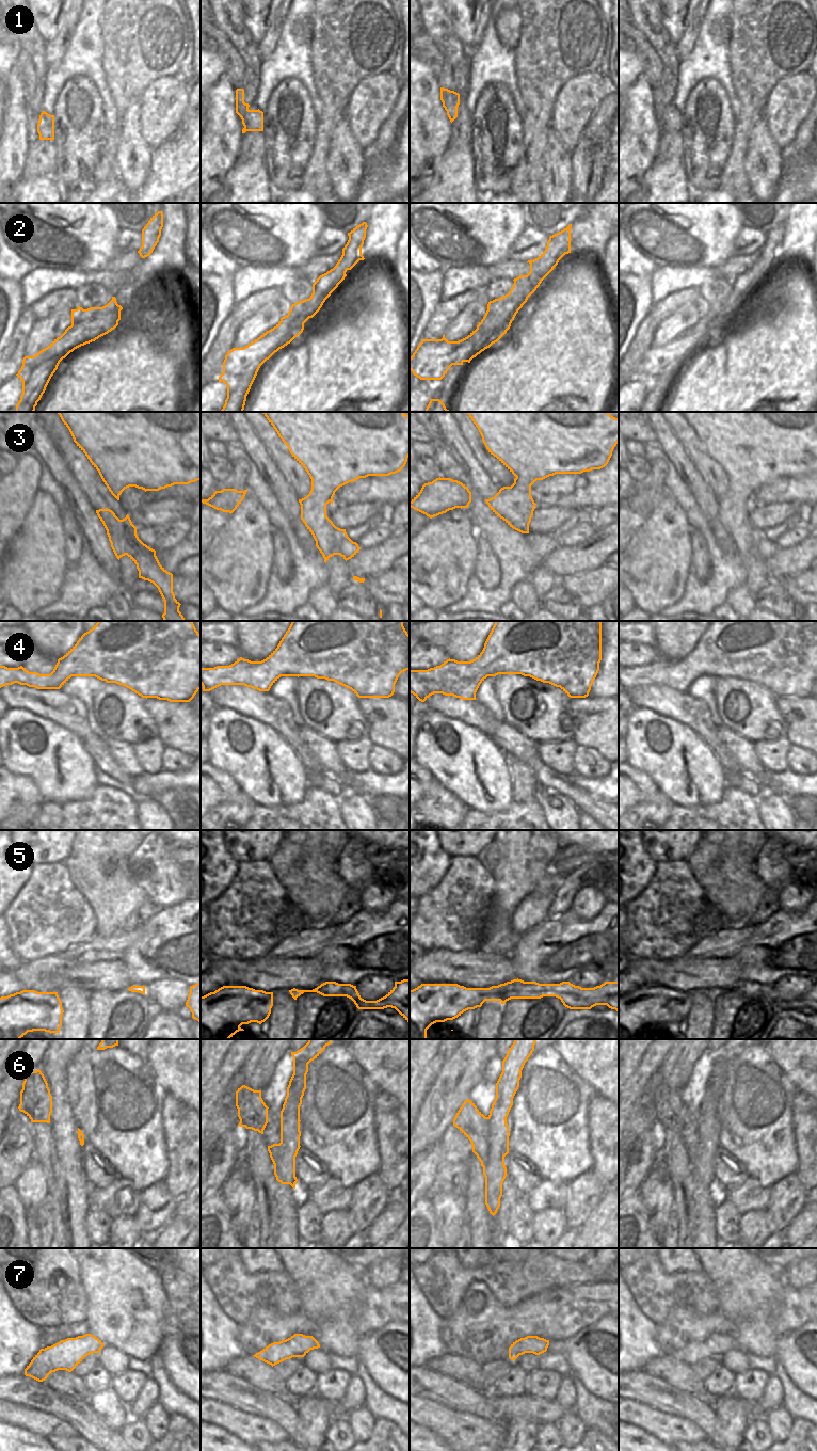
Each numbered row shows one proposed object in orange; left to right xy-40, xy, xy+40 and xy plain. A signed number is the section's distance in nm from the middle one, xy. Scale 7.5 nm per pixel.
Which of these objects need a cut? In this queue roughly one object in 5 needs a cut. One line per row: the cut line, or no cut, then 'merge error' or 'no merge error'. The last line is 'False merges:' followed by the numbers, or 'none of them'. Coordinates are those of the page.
1: no cut | no merge error
2: xy-40 (59, 361), (49, 359), (41, 363), (22, 384) | merge error
3: xy (311, 488), (327, 494), (331, 500) | merge error
4: no cut | no merge error
5: no cut | no merge error
6: xy+40 (487, 1117), (489, 1155), (483, 1169) | merge error
7: xy+40 (524, 1338), (518, 1354) | merge error
False merges: 2, 3, 6, 7

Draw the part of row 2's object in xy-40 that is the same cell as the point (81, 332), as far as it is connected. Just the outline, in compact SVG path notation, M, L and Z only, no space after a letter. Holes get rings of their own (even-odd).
M112 297L112 300L107 305L99 307L99 310L90 320L71 322L71 325L47 348L34 356L25 356L22 366L16 376L22 381L22 384L26 384L38 365L51 358L61 362L75 349L108 334L118 325L122 309L116 298Z

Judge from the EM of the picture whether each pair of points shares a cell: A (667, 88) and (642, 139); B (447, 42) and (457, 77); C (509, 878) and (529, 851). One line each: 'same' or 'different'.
A: different
B: same
C: same

